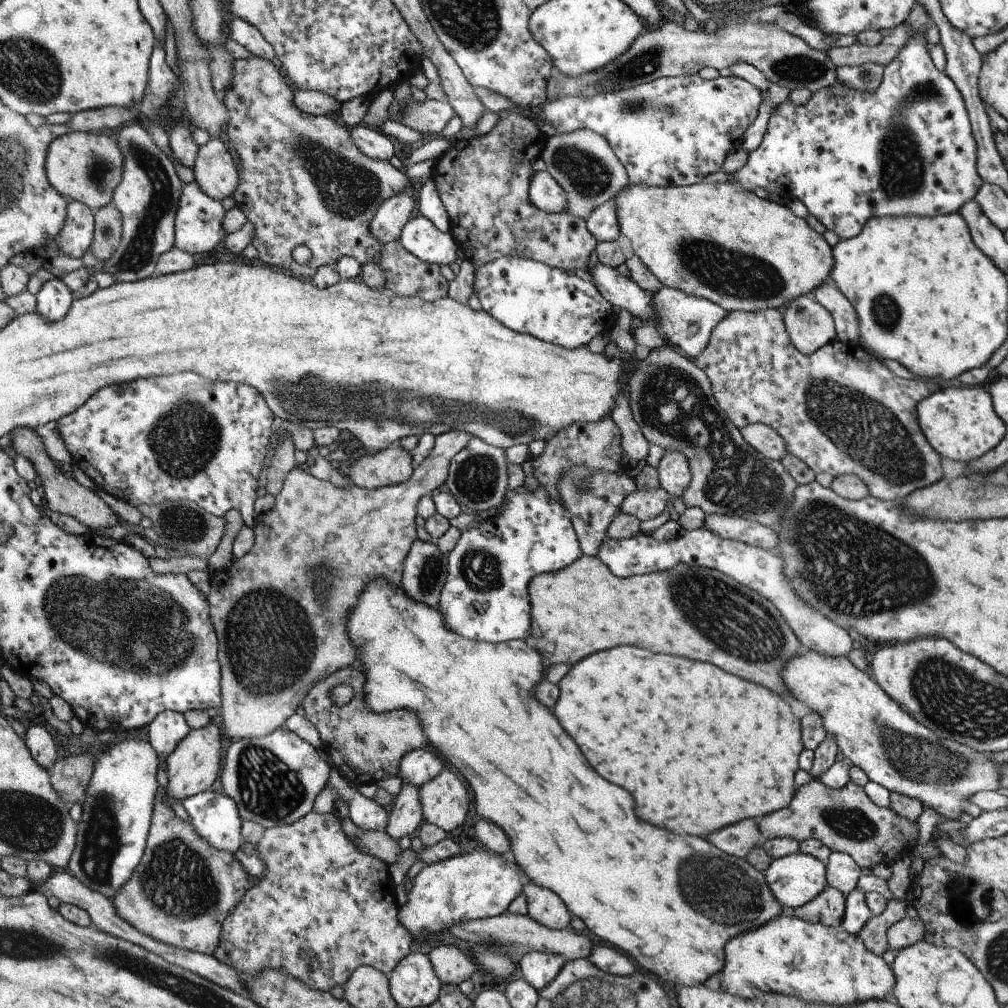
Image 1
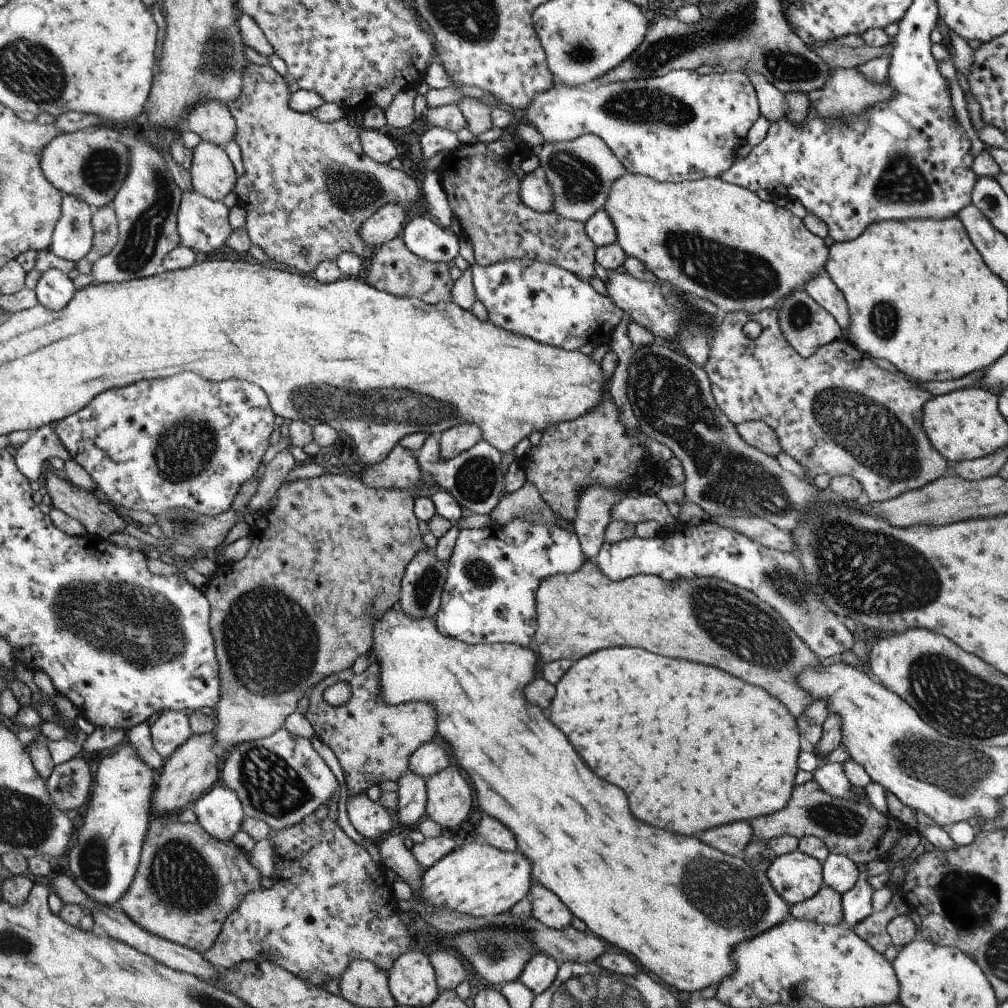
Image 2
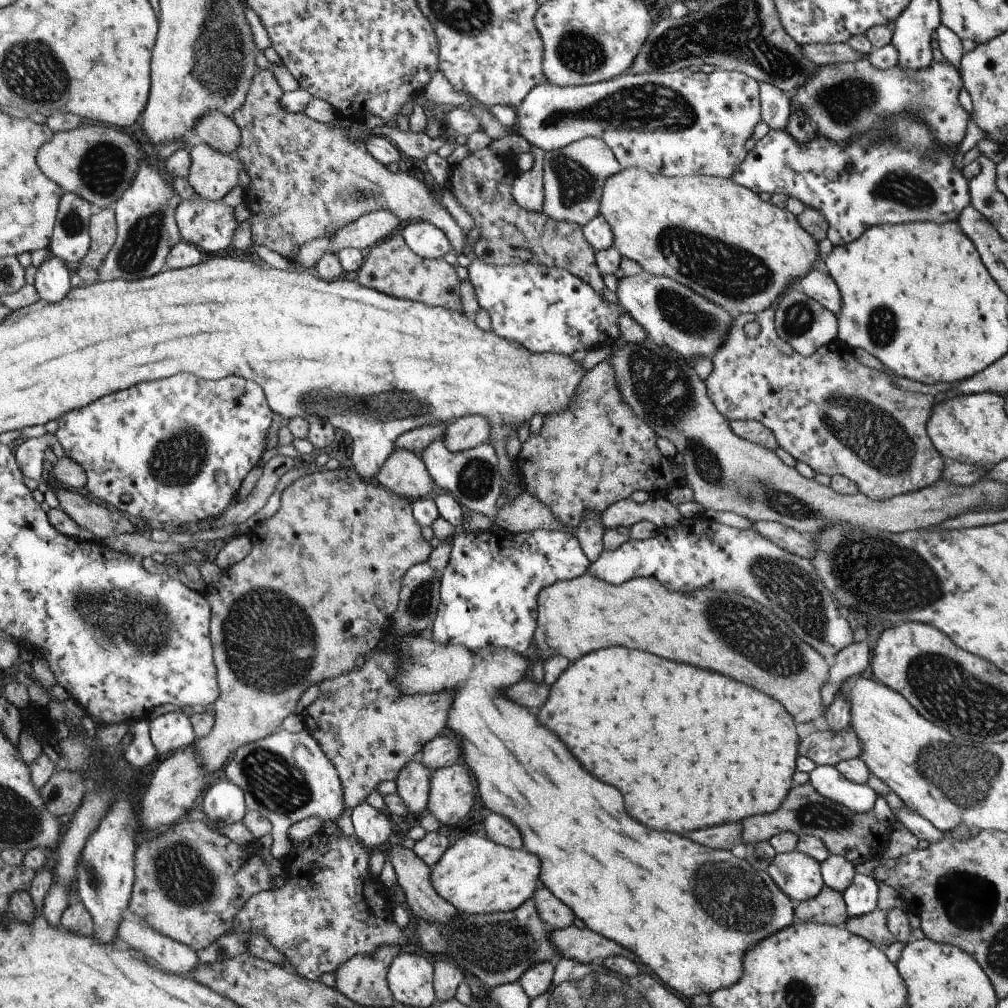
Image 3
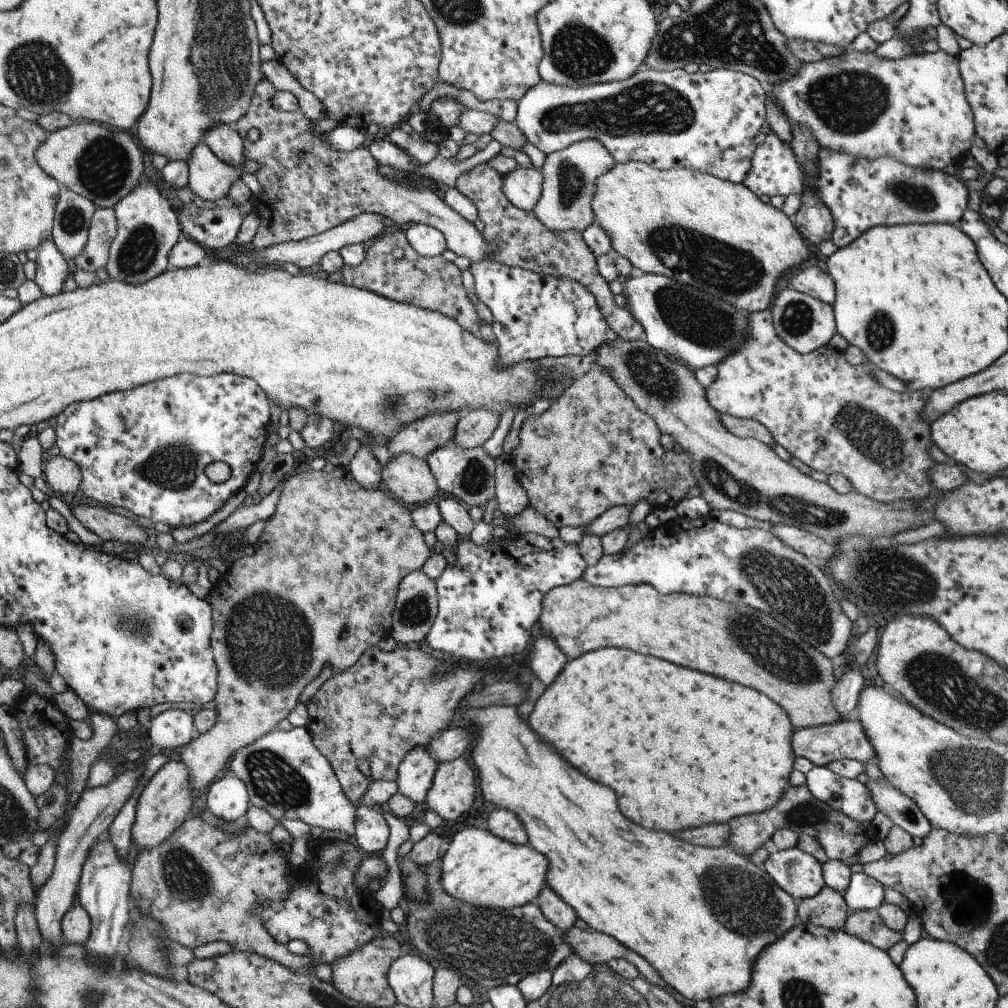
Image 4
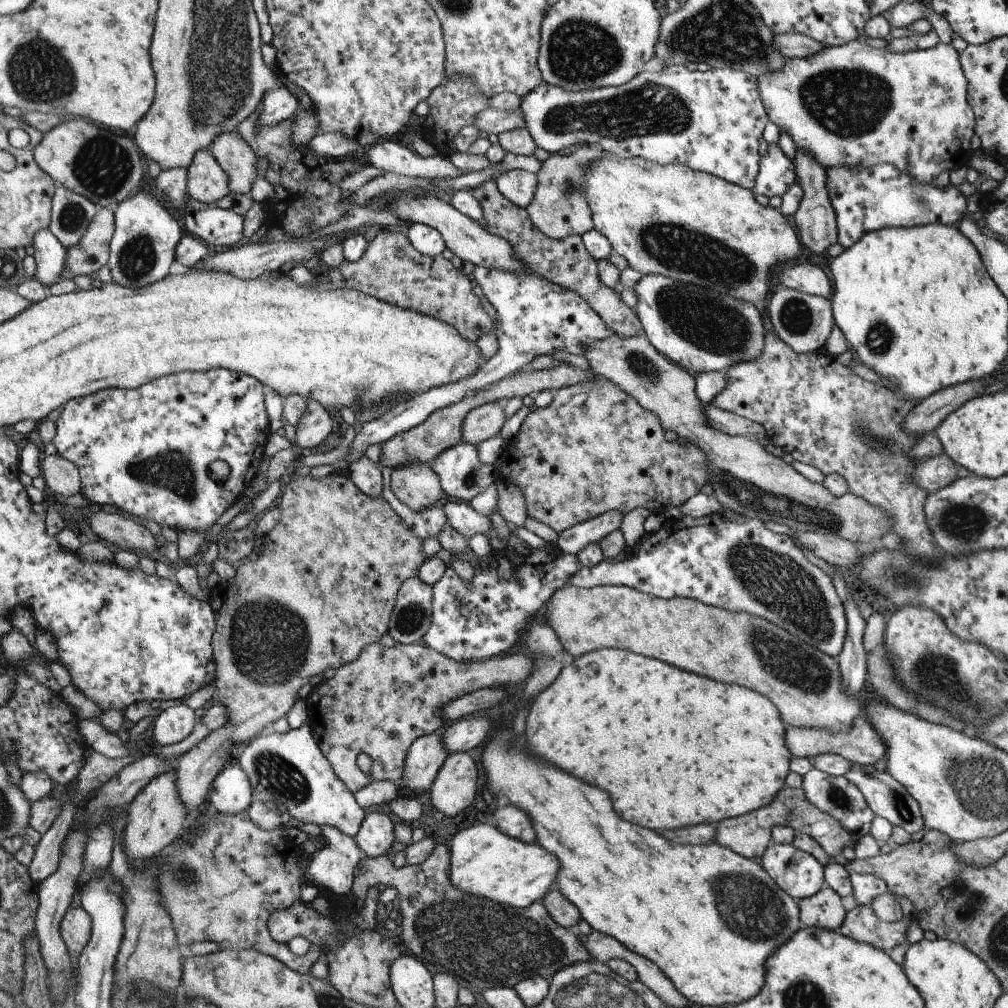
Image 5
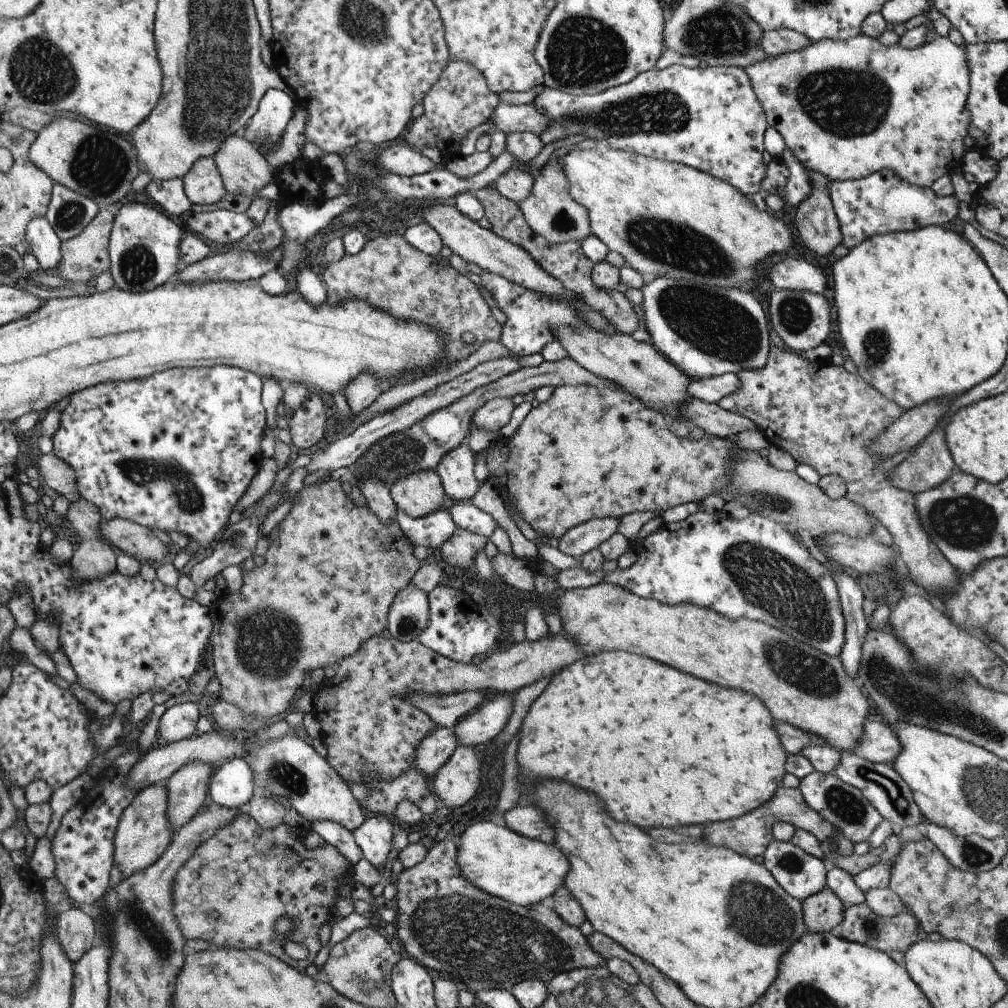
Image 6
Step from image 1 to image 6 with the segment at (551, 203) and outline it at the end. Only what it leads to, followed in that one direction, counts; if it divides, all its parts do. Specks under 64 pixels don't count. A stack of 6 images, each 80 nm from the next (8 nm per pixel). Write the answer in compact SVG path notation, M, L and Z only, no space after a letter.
M519 165L501 174L495 180L494 187L506 198L512 199L515 203L521 203L530 196L534 181L534 174Z

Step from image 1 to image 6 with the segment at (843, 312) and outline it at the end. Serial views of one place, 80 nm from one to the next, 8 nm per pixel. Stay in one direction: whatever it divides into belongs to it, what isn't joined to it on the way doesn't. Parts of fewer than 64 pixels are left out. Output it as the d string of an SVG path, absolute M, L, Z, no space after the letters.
M791 257L769 269L770 281L777 289L793 291L826 292L828 282L822 270L807 261Z

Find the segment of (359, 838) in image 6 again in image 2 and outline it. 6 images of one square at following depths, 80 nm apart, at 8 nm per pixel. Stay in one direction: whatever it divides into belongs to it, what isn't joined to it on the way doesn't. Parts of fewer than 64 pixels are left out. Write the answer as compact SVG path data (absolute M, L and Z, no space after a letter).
M364 792L351 797L348 794L346 810L352 826L366 840L373 843L395 826L394 819L388 811L379 802L368 799Z

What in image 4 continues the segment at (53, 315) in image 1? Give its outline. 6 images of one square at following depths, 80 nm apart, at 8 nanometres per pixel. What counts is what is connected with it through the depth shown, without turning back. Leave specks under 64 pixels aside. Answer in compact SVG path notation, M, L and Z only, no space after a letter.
M52 238L40 244L36 250L35 283L40 287L44 297L53 297L62 292L67 280L68 264L62 253L56 248Z

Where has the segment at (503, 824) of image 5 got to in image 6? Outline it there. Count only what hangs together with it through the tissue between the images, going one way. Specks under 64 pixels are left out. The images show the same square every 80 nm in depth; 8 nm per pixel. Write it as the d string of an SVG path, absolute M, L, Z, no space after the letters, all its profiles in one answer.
M514 806L503 812L504 824L510 830L516 831L516 834L524 835L532 840L540 842L552 842L554 832L548 830L542 822L542 812L534 806Z

